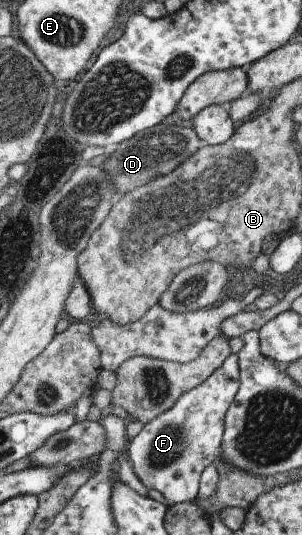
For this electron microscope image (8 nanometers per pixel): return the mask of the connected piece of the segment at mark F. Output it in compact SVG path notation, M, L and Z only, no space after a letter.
M231 354L195 389L183 393L177 403L144 424L143 429L127 443L126 453L139 481L163 494L166 506L196 500L201 473L220 453L225 413L231 407L240 386L237 354Z

